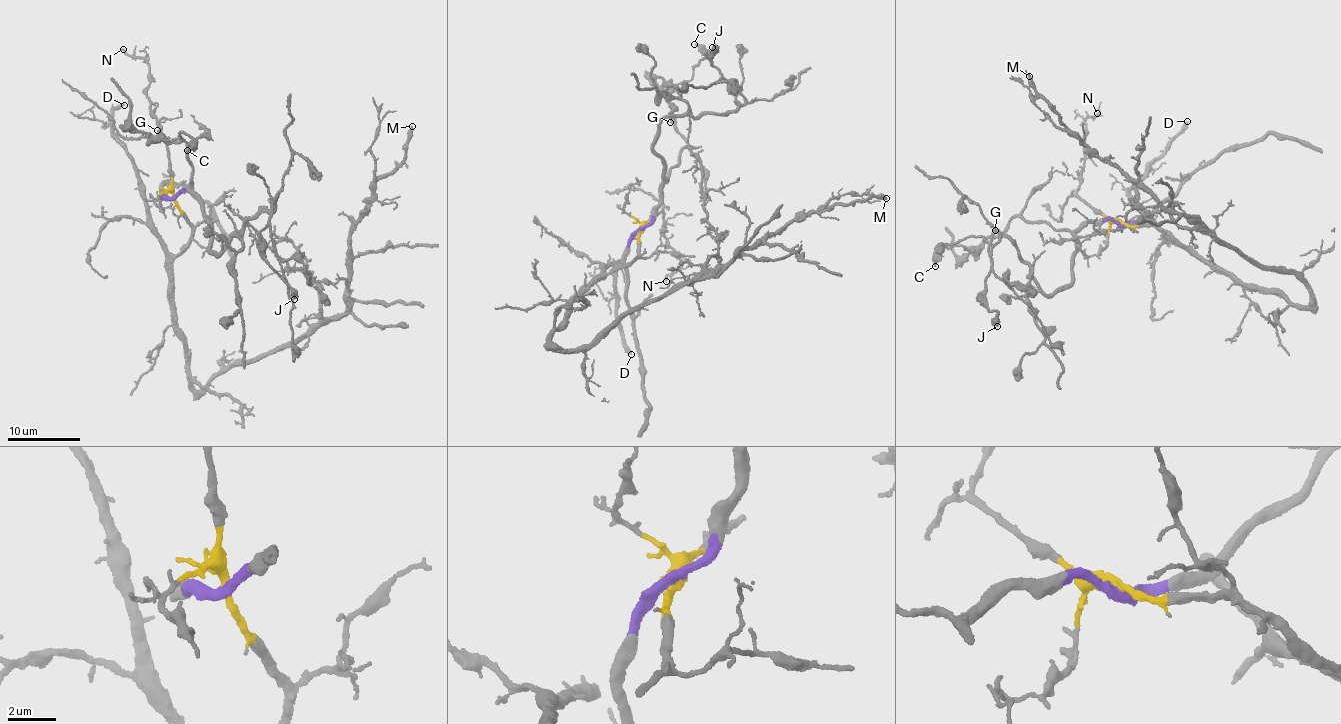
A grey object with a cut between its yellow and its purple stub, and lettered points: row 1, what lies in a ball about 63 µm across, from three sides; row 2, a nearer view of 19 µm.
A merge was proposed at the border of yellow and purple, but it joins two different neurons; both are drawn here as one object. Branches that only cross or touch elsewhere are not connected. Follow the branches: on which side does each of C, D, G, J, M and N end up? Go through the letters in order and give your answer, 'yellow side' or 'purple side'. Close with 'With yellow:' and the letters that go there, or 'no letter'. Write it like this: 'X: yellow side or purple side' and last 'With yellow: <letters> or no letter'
C: purple side
D: yellow side
G: purple side
J: purple side
M: yellow side
N: yellow side
With yellow: D, M, N

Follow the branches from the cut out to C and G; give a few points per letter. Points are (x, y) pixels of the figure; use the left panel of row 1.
C: (172, 196), (192, 189), (193, 167), (180, 138), (158, 137), (180, 141), (183, 132), (194, 139), (187, 150)
G: (172, 196), (183, 187), (192, 189), (193, 167), (180, 138), (170, 141), (156, 130)

